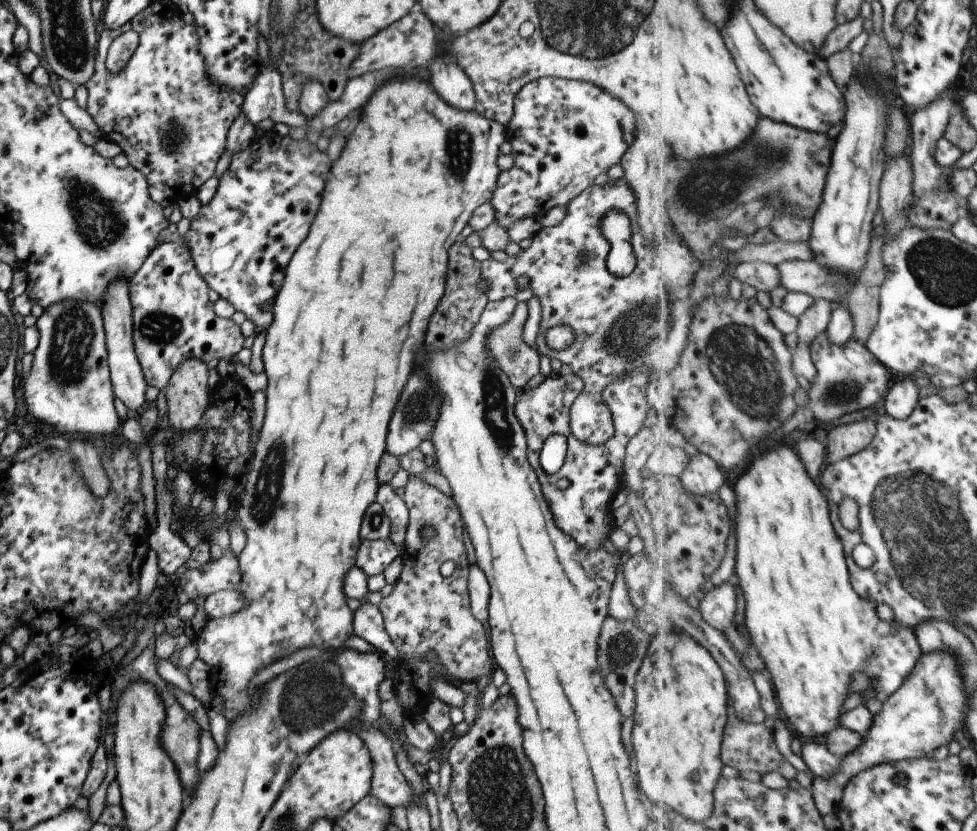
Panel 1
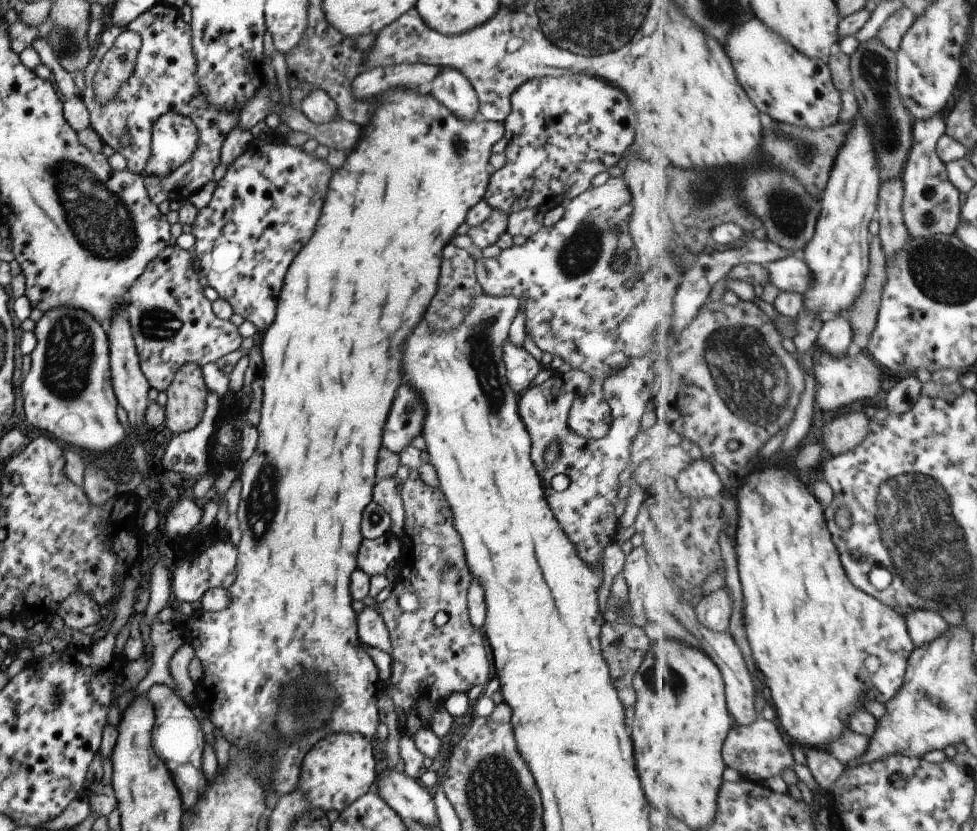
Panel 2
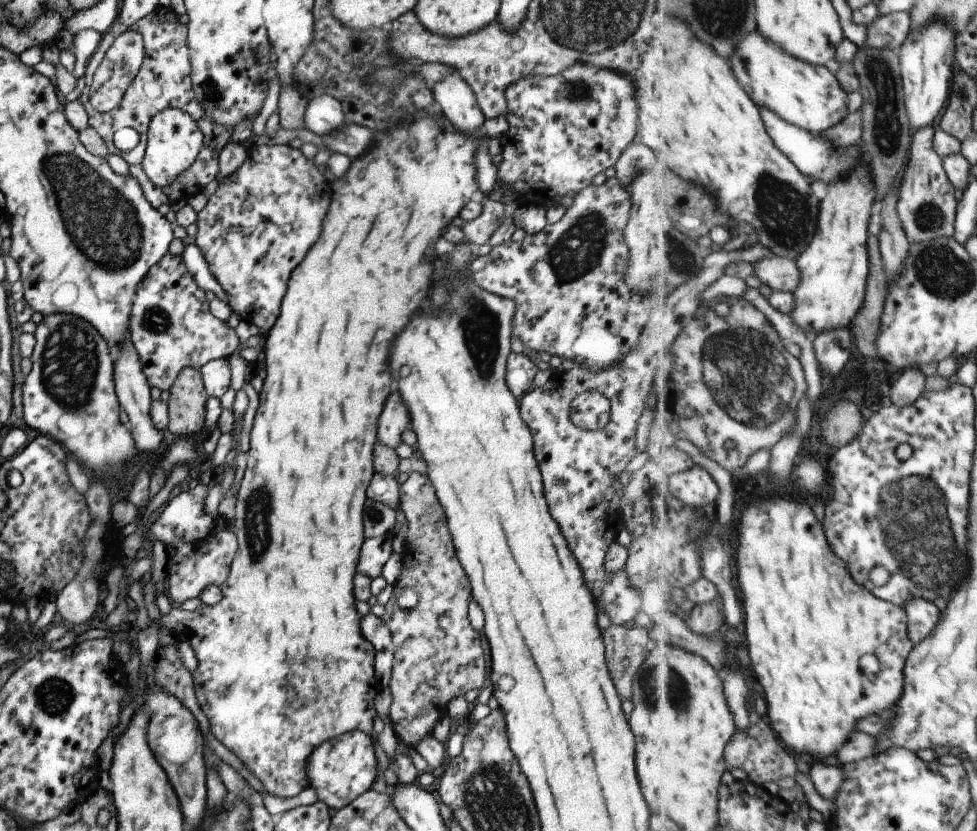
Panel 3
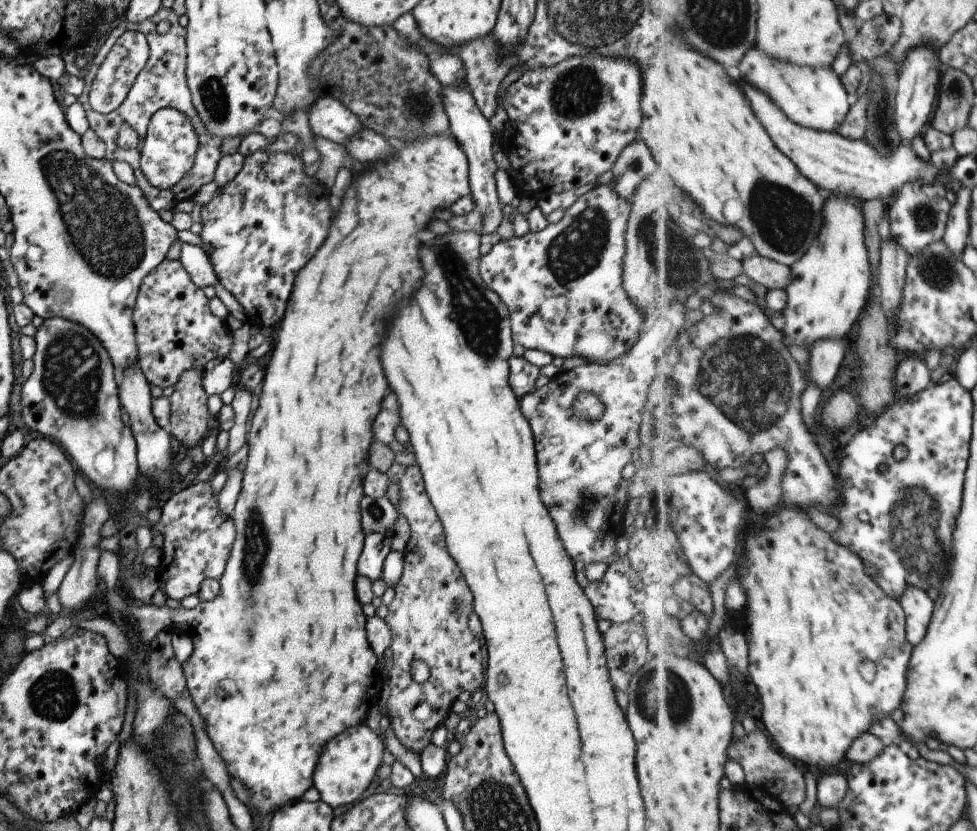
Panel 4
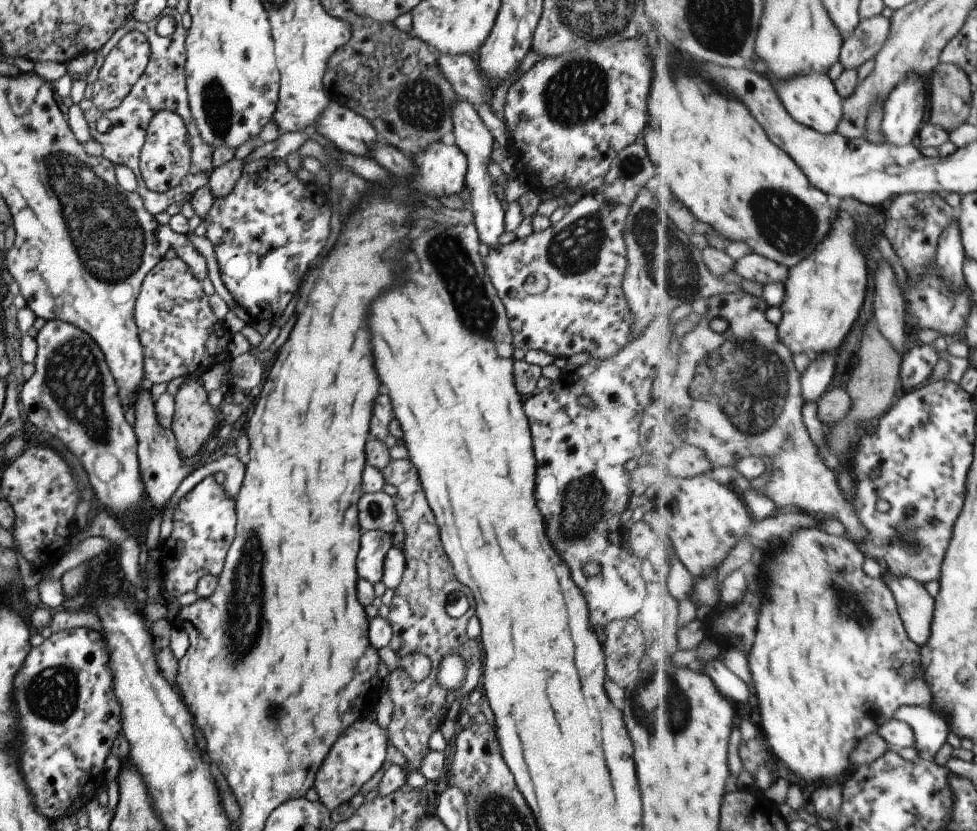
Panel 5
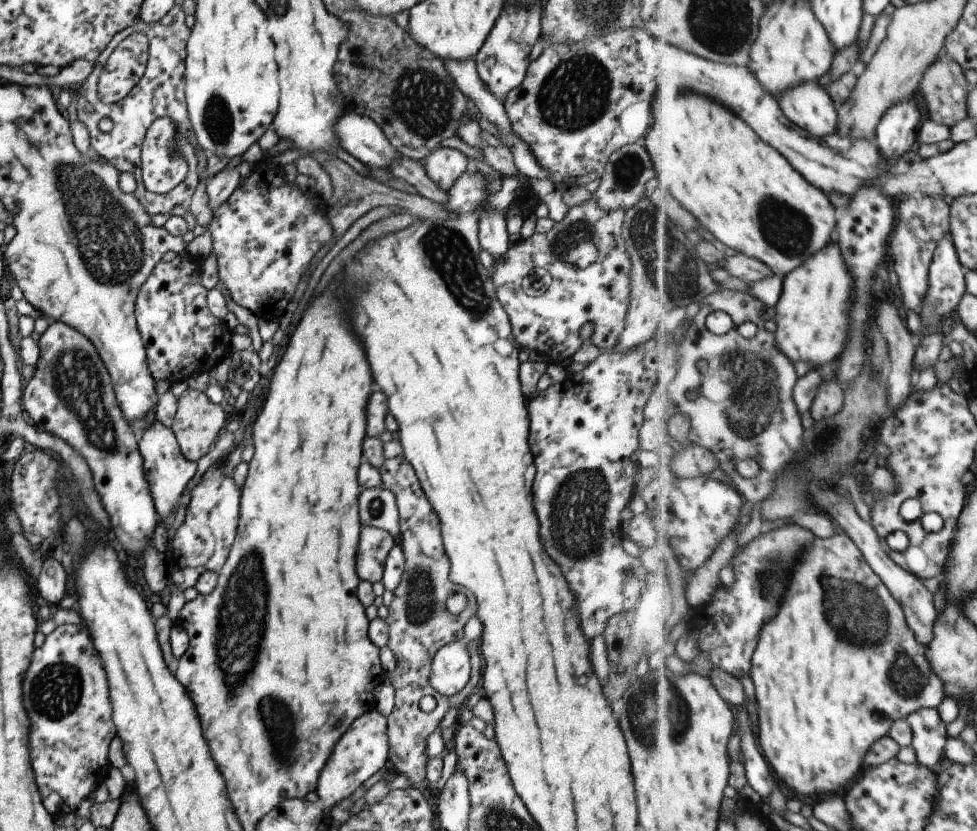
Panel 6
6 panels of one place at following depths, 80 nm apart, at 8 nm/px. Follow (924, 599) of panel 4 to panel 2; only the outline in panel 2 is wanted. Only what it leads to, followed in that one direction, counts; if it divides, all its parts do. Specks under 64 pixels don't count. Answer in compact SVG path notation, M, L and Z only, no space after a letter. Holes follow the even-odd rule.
M917 608L917 610L913 610L909 615L905 616L909 633L912 634L916 647L925 646L925 644L937 640L943 632L949 630L949 624L939 613Z

